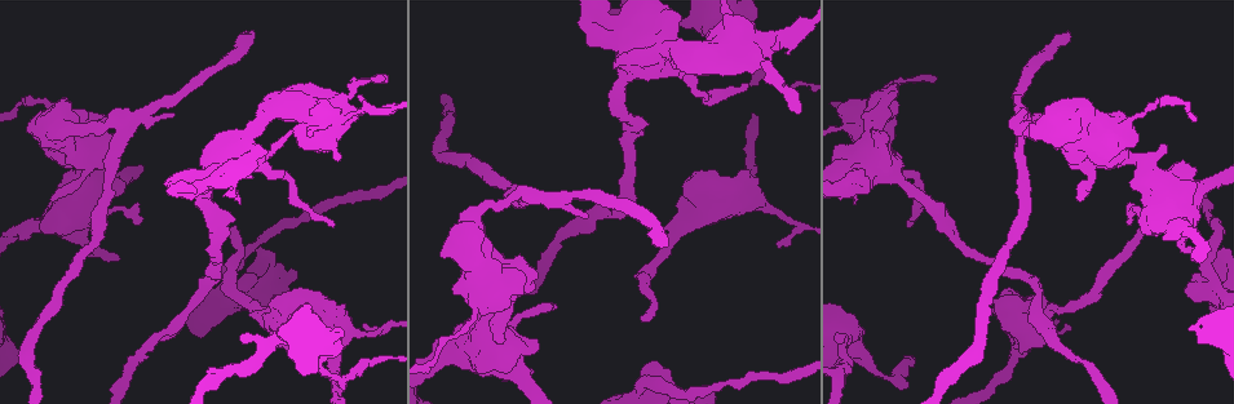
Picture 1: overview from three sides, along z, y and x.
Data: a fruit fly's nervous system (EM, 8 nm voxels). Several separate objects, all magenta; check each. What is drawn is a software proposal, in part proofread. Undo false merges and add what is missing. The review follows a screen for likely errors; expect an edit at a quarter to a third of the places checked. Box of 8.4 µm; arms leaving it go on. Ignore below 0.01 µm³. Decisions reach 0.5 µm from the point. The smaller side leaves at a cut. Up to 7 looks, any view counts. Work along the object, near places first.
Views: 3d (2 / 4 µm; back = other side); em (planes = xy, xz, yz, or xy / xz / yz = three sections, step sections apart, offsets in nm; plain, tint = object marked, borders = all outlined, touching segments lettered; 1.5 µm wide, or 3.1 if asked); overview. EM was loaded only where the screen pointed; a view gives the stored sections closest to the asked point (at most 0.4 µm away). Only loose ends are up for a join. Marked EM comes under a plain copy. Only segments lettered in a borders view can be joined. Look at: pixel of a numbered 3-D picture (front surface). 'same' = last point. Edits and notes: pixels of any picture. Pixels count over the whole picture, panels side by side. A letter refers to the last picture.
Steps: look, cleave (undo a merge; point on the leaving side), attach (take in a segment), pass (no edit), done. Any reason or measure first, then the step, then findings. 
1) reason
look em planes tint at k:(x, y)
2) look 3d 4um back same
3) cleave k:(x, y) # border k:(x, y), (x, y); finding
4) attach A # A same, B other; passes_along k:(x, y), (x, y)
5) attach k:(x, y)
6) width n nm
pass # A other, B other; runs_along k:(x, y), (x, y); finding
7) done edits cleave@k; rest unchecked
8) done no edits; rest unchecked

thick turns thin
look em planes tint at 1:(790, 32)

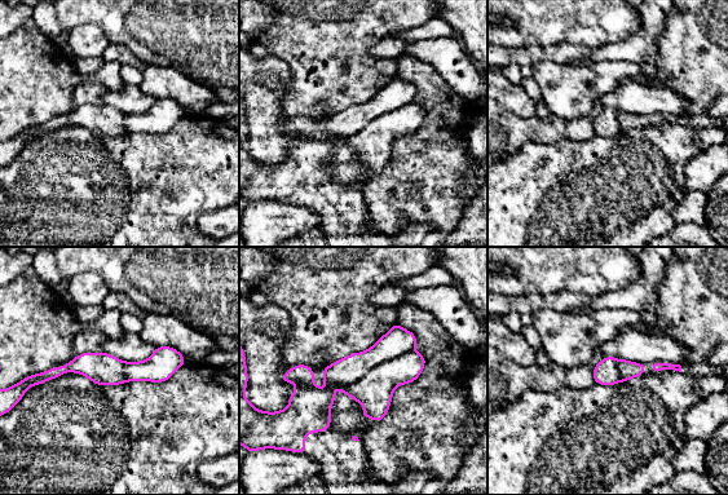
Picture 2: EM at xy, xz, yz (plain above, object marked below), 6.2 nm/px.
what lies round it
look em planes borders same

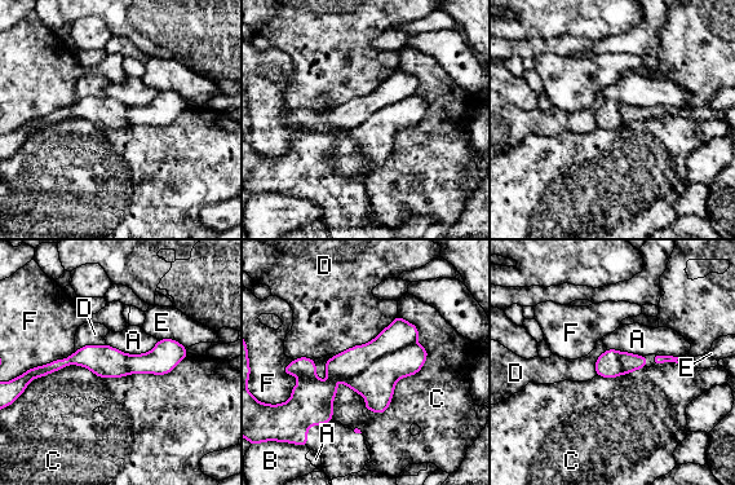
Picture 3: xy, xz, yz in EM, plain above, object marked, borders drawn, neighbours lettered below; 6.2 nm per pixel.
width 170 nm
cleave 3:(399, 334) # A other, B other, C other, D other, E other, F other; part_leaving 3:(415, 331), (401, 333), (328, 373); two cells meet here

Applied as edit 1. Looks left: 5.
long arm stops here
look 3d 2um at 1:(908, 224)

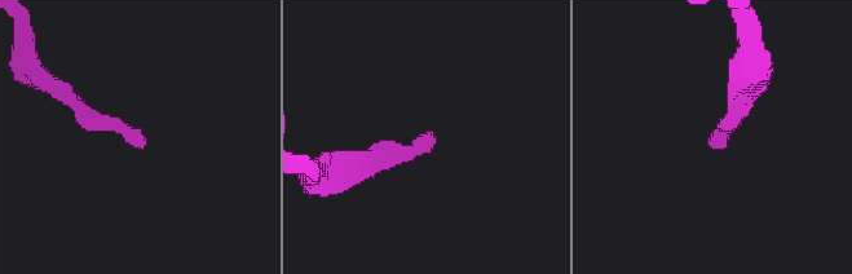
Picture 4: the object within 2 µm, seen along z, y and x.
now the EM
look em planes borders at 4:(432, 134)

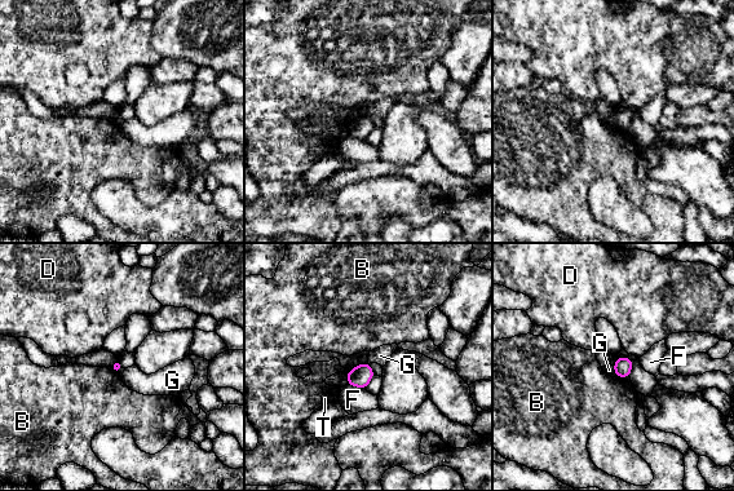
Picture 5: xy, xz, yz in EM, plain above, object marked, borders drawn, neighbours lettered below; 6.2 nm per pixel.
pass # B other, D other, F other, G other, T other; border 5:(611, 366), (617, 375); no lettered segment goes on from it

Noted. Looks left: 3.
calibre changes
look em yz step 4 borders at 1:(676, 240)

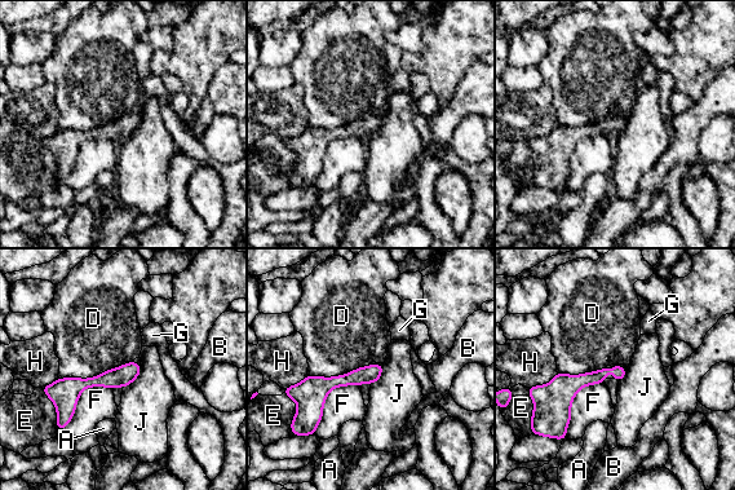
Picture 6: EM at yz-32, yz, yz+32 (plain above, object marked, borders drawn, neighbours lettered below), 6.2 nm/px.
longest_contact F 420 nm
pass # A other, B other, D other, E other, F other, G other, H other, J other; border 6:(141, 366), (140, 374), (123, 388); one cell here

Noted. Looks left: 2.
done edits cleave@3; rest unchecked

